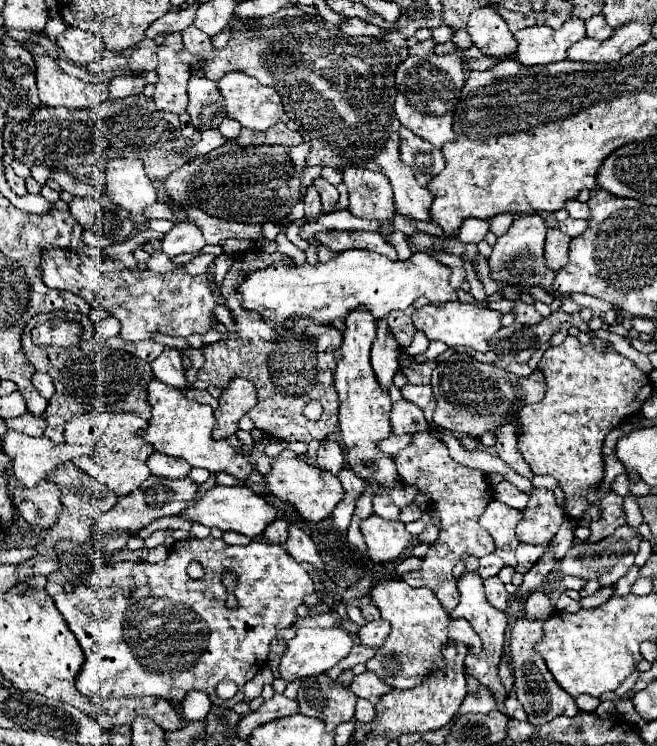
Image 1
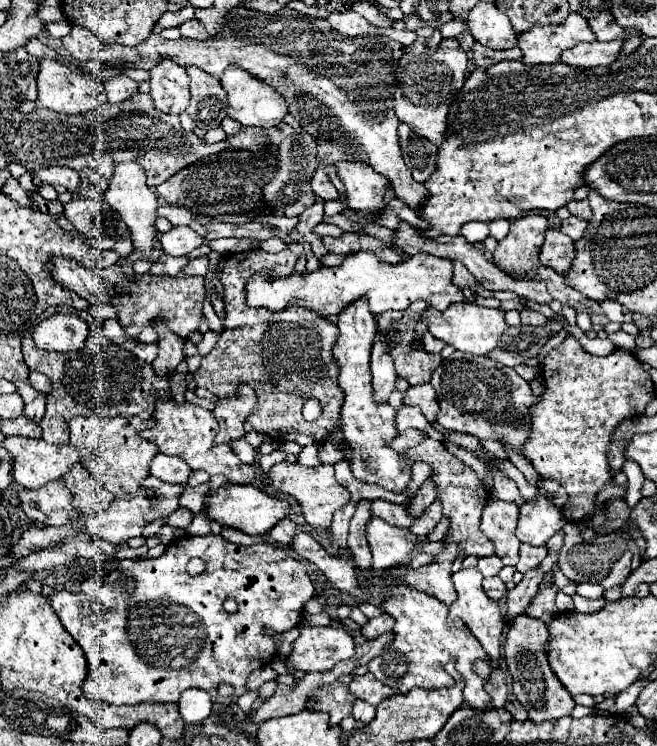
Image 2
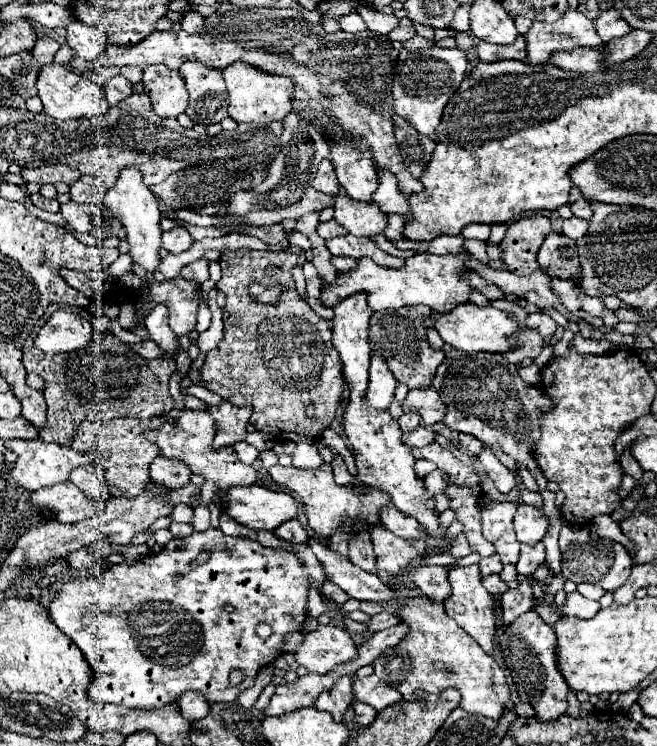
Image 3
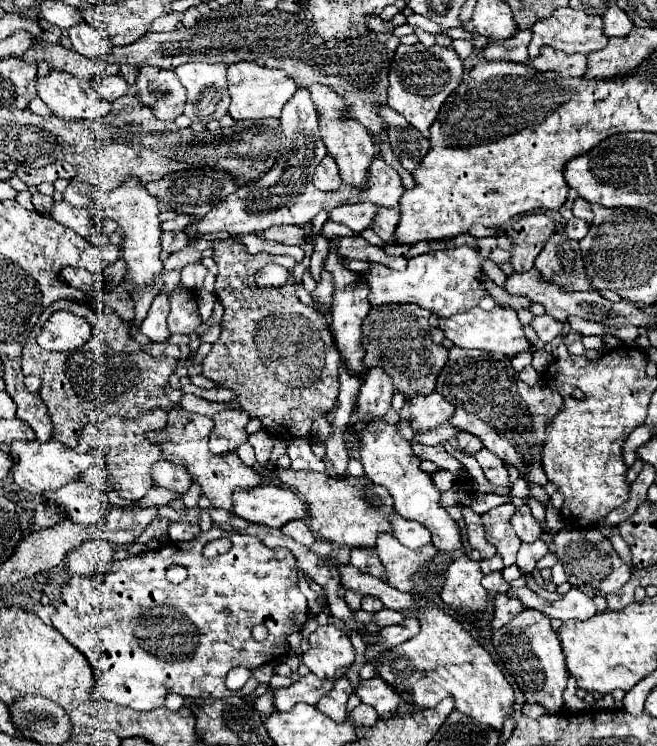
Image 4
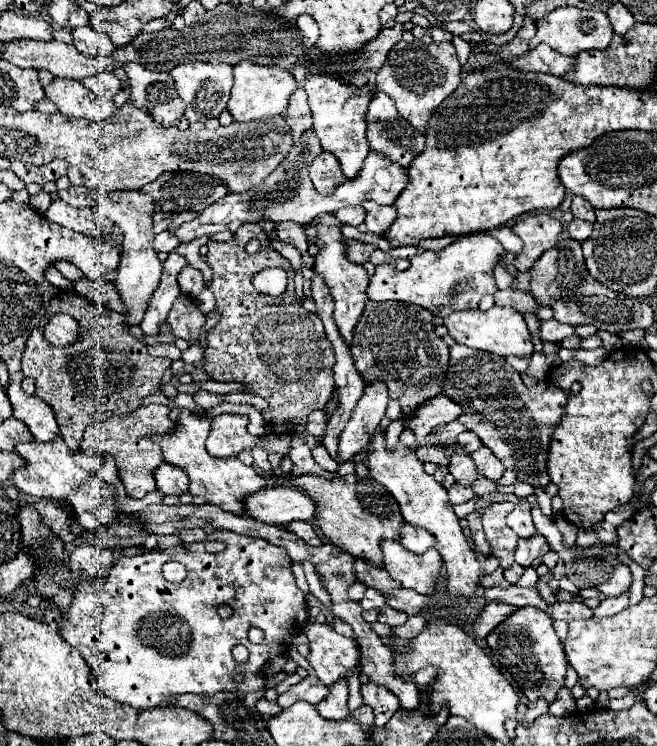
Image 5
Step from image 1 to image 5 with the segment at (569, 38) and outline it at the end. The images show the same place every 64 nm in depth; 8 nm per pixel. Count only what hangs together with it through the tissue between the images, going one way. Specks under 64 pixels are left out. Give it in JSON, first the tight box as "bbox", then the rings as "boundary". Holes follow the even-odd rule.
{"bbox":[528,6,614,56],"boundary":[[[566,6],[566,8],[556,8],[552,14],[548,14],[536,22],[536,36],[528,42],[528,48],[534,50],[534,46],[538,46],[540,42],[546,42],[560,54],[576,56],[578,52],[586,52],[586,50],[606,50],[612,36],[614,36],[614,32],[612,32],[610,20],[604,12],[580,10],[580,8]]]}

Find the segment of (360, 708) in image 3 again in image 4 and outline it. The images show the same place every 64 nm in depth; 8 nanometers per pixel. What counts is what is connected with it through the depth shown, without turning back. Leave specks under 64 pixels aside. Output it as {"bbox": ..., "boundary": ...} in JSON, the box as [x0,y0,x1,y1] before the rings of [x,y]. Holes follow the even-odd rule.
{"bbox":[352,704,378,728],"boundary":[[[358,704],[354,710],[352,710],[352,720],[356,726],[364,726],[364,728],[370,728],[376,720],[378,720],[378,714],[374,712],[374,708],[366,706],[366,704]]]}

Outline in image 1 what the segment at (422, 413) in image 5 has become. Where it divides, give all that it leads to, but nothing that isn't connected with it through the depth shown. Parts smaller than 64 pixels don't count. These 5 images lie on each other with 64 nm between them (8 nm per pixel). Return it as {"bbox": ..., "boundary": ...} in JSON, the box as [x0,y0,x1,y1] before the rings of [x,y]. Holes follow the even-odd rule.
{"bbox":[400,384,436,422],"boundary":[[[406,384],[400,388],[402,396],[410,402],[414,402],[416,406],[420,406],[424,410],[424,416],[426,420],[430,422],[432,420],[432,412],[436,408],[436,400],[434,400],[434,394],[432,394],[432,388],[430,386],[412,386],[412,384]]]}

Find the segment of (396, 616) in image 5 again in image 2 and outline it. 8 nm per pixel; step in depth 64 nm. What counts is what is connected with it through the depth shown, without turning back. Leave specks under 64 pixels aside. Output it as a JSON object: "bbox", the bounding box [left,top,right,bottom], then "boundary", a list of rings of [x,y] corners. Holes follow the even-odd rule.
{"bbox":[360,614,394,640],"boundary":[[[380,614],[378,618],[372,618],[368,620],[368,624],[360,630],[360,634],[366,638],[366,640],[374,640],[386,632],[392,632],[394,628],[394,620],[388,616],[388,614]]]}

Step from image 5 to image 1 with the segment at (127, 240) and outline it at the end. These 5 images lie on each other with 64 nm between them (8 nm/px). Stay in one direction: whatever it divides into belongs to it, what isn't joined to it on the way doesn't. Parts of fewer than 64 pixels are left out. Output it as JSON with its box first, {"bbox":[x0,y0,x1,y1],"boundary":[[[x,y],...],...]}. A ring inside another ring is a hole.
{"bbox":[106,160,156,230],"boundary":[[[106,160],[106,192],[112,202],[130,210],[130,218],[136,222],[136,230],[146,230],[146,218],[142,216],[146,206],[156,202],[156,190],[146,176],[140,160]]]}

